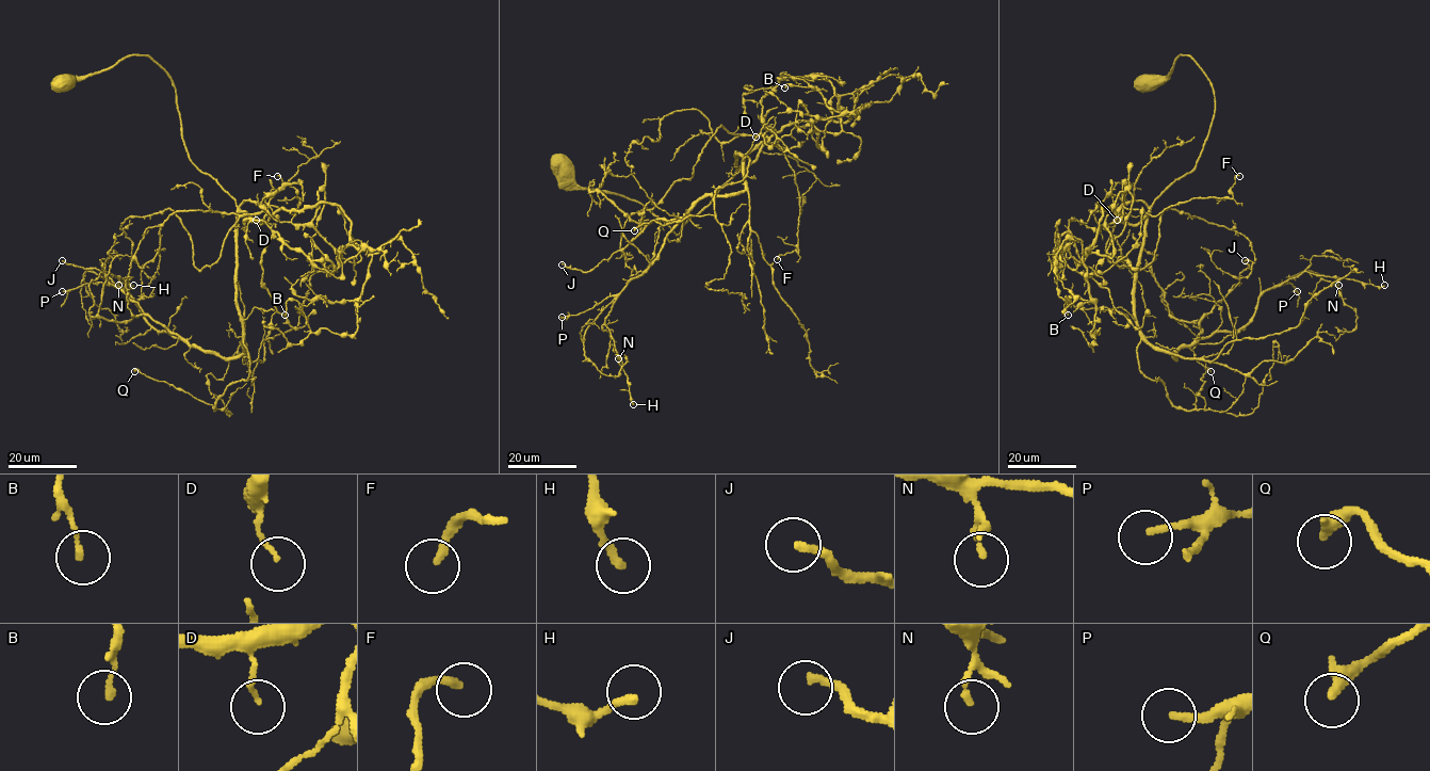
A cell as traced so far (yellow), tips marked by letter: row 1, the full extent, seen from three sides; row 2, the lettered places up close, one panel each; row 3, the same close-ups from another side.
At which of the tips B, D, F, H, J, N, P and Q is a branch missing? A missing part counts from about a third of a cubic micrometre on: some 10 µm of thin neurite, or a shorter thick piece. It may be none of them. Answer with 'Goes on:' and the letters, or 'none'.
Goes on: J, P

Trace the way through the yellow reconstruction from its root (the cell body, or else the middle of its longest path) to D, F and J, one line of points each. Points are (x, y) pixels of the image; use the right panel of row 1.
D: (1143, 81), (1164, 80), (1188, 55), (1209, 83), (1214, 112), (1196, 165), (1150, 206), (1125, 202), (1117, 220)
F: (1143, 81), (1188, 55), (1214, 112), (1196, 165), (1150, 206), (1123, 206), (1156, 215), (1232, 198), (1239, 176)
J: (1143, 81), (1188, 55), (1214, 112), (1196, 165), (1150, 208), (1139, 332), (1175, 357), (1251, 269), (1245, 260)

